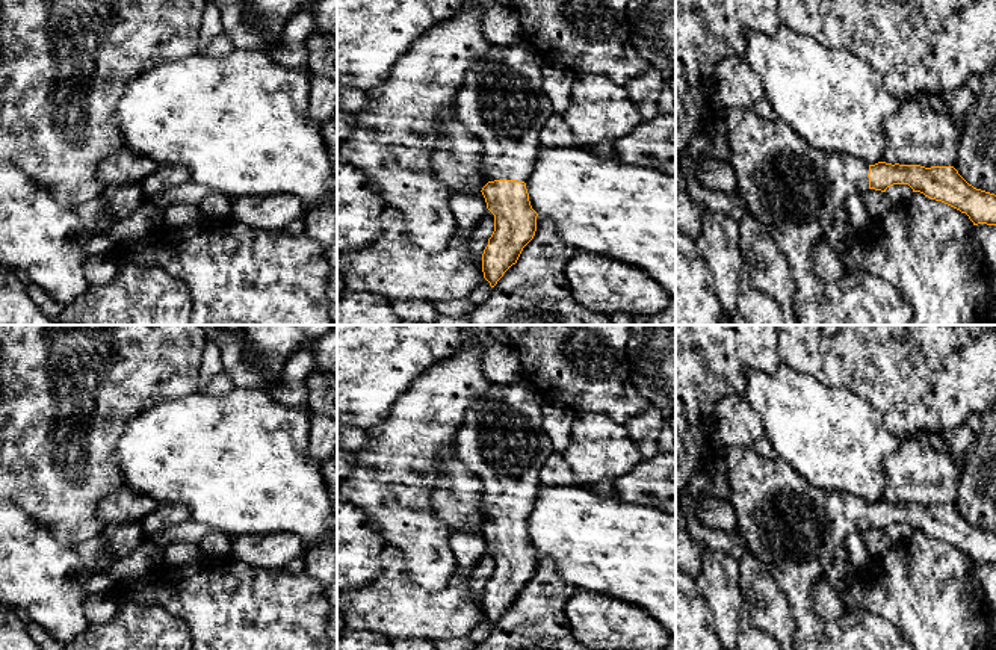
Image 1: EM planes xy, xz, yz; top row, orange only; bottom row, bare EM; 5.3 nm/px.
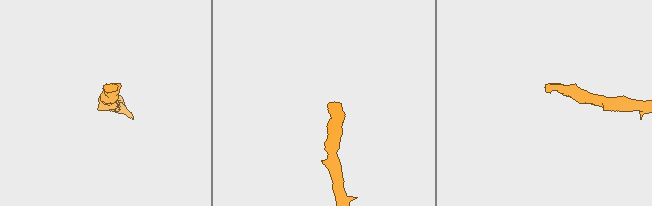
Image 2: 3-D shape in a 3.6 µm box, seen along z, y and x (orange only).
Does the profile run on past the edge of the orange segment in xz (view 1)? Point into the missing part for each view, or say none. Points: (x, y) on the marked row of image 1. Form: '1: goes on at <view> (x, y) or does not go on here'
1: goes on at xz (501, 102)

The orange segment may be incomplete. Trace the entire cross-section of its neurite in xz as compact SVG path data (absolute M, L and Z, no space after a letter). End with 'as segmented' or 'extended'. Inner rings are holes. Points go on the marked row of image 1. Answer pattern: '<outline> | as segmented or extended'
M496 45L469 70L456 95L456 119L481 142L482 168L487 184L482 195L494 215L494 231L482 254L484 278L491 287L517 263L523 248L534 239L538 213L532 209L526 180L532 174L540 150L540 135L553 113L553 106L541 88L546 57L529 45Z | extended

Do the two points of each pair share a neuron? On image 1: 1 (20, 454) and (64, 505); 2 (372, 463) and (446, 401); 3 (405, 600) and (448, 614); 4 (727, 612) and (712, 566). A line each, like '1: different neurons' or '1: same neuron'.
1: same neuron
2: same neuron
3: same neuron
4: same neuron

